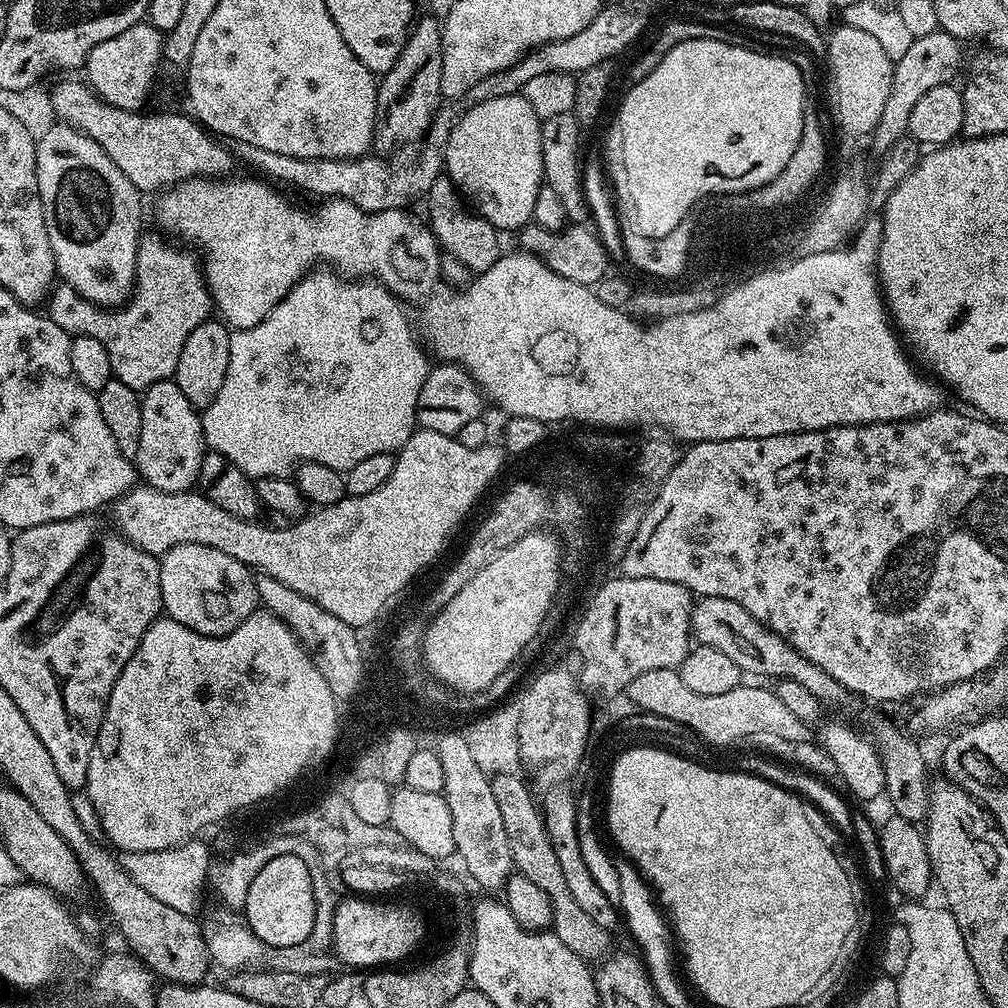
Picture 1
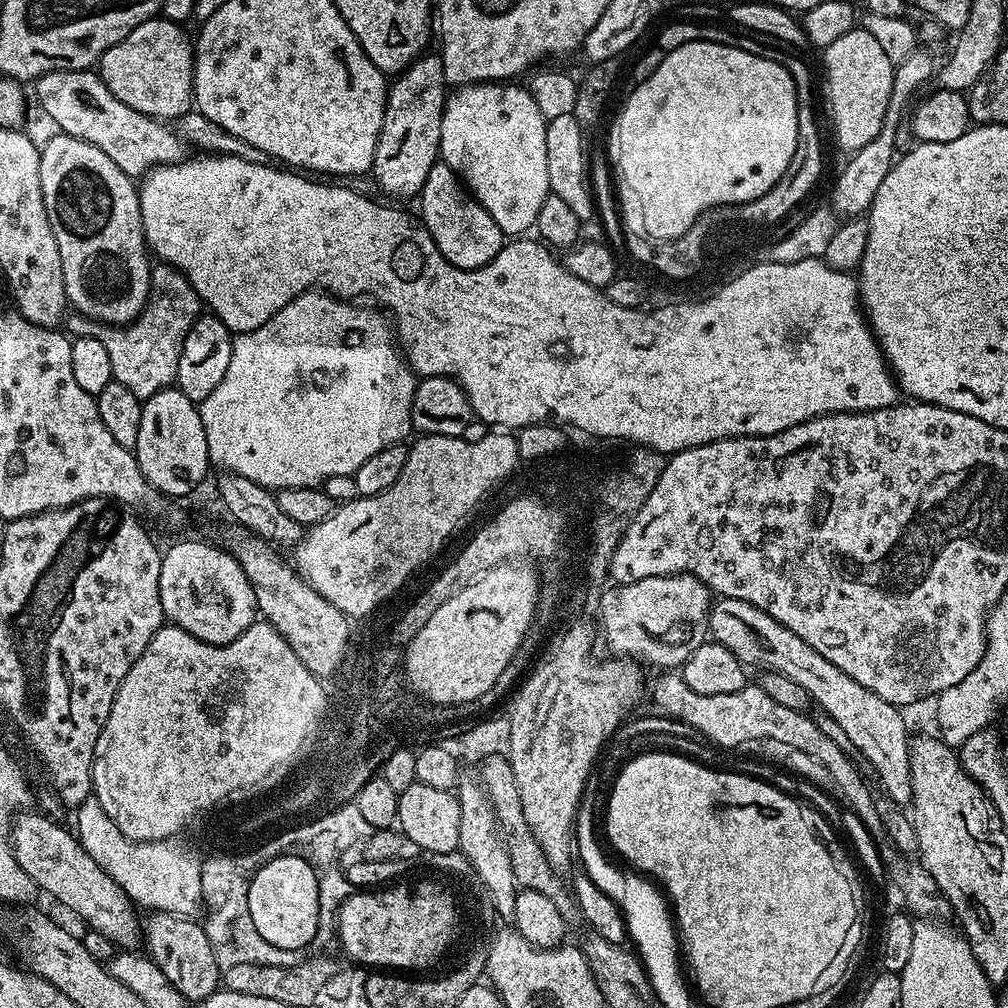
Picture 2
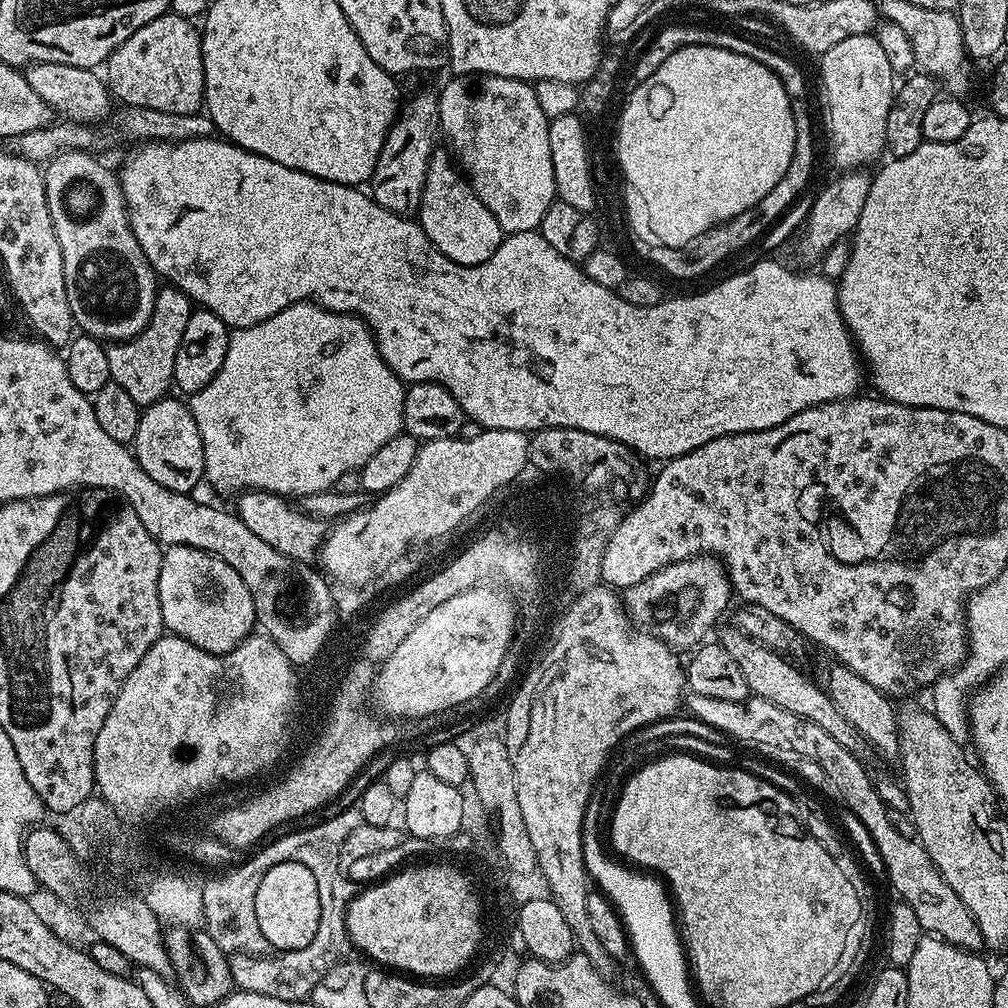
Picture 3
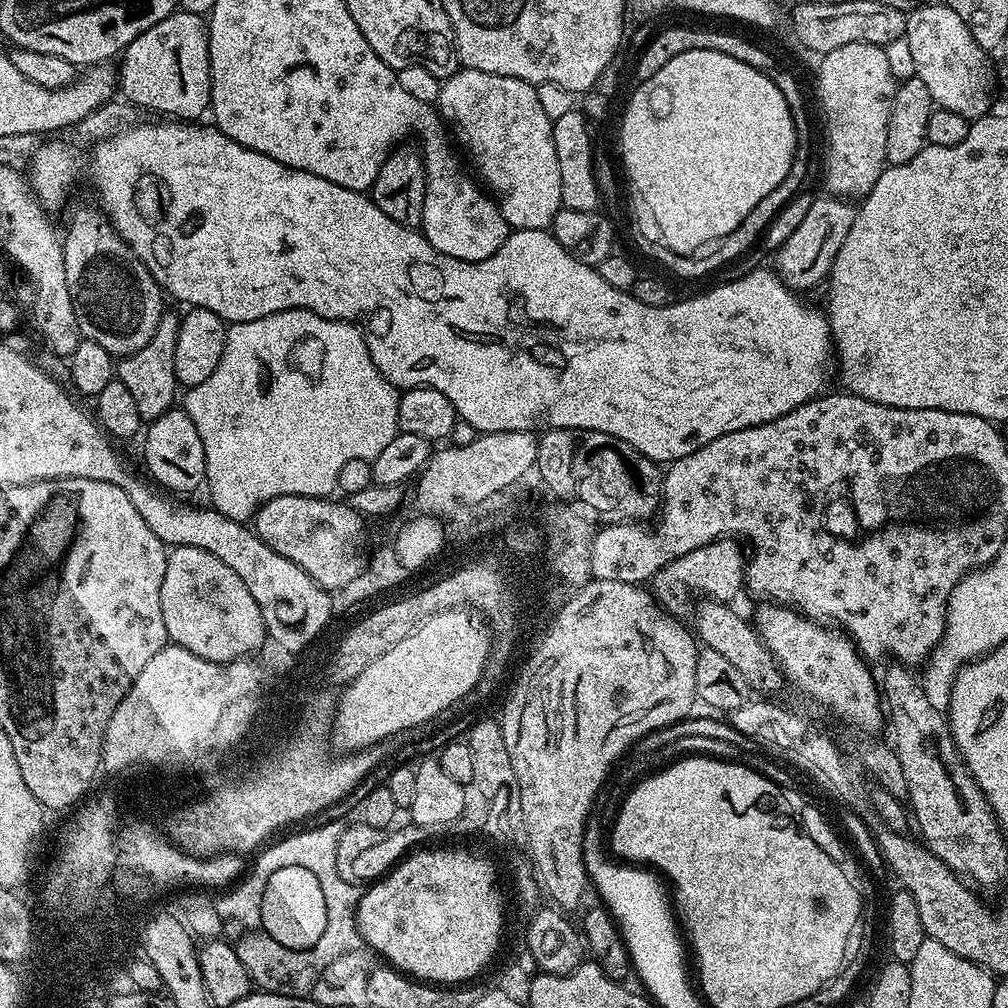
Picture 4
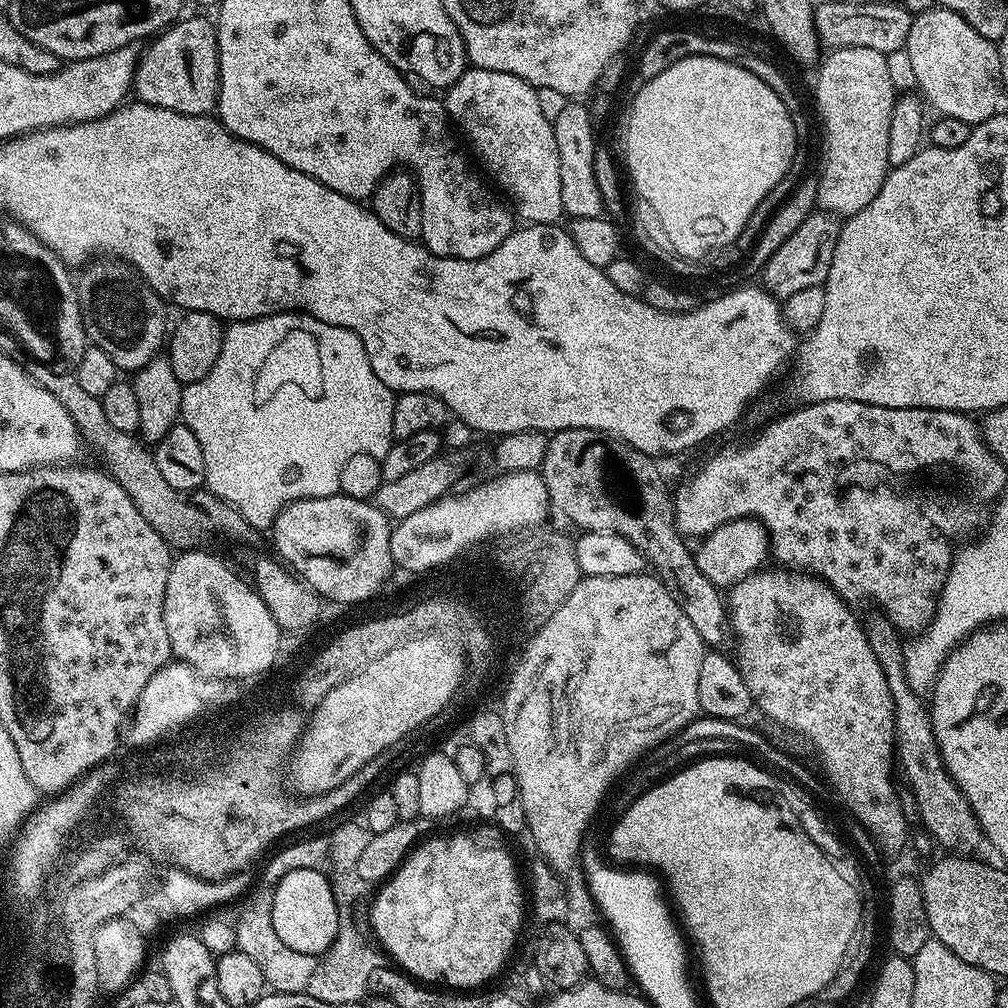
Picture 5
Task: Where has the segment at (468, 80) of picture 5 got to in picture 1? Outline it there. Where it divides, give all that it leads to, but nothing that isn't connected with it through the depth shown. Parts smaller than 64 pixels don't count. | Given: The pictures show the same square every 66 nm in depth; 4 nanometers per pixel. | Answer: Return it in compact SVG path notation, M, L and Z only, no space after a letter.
M517 94L490 98L489 101L469 108L450 134L450 142L444 155L446 175L456 185L465 201L497 230L520 230L532 219L538 190L544 184L541 123L538 114L534 114L534 106L526 102L523 94Z

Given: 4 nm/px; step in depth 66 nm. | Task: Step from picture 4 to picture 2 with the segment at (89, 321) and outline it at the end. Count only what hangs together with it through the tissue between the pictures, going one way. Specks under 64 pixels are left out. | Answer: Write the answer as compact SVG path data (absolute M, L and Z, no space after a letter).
M56 134L56 137L40 148L40 177L42 178L42 202L46 206L46 218L50 218L50 230L54 230L54 242L58 242L58 254L62 257L62 278L66 282L66 294L69 305L79 315L85 316L88 320L96 320L100 324L129 324L140 316L140 312L148 301L148 291L150 290L150 278L152 277L153 265L150 261L150 249L144 243L144 227L142 226L142 210L140 209L140 193L133 177L127 176L98 146L86 142L82 138Z

